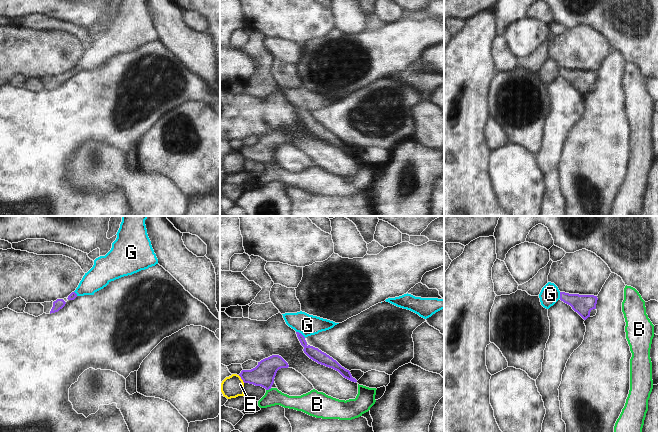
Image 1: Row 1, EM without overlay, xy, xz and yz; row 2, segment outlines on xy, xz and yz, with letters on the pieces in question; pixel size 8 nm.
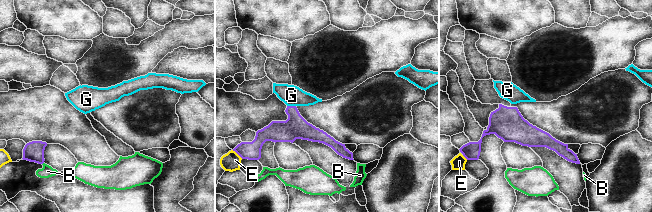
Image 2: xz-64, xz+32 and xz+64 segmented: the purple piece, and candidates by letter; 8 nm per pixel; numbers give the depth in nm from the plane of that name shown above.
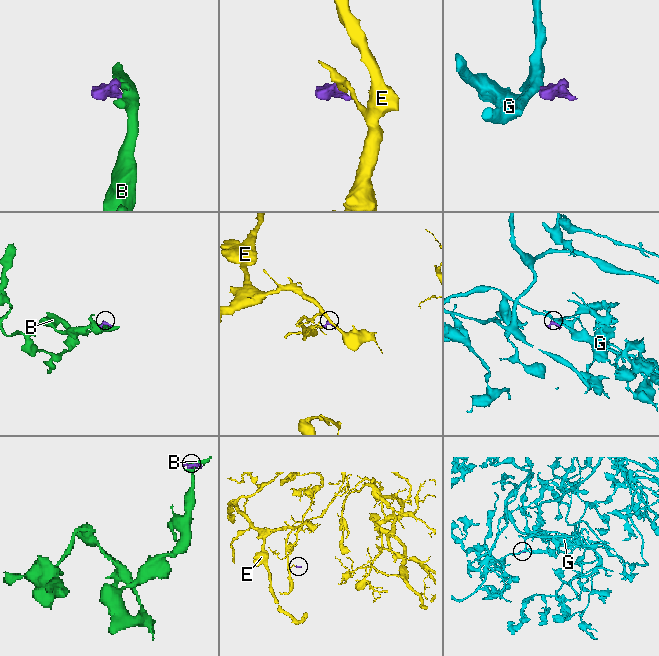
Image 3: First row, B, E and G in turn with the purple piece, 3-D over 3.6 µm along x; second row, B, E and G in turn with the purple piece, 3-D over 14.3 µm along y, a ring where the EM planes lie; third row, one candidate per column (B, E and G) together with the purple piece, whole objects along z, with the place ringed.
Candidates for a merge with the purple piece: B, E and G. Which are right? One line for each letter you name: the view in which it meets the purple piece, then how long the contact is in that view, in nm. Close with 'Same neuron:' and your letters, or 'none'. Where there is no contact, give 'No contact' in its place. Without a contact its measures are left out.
Same neuron: none.

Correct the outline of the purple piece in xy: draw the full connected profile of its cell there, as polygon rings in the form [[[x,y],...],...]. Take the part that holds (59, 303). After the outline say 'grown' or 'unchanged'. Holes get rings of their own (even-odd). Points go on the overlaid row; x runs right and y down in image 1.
[[[67,298],[64,299],[57,299],[56,301],[51,301],[51,302],[44,302],[41,303],[44,306],[44,313],[46,314],[51,314],[58,312],[60,309],[62,309],[66,302],[68,301]]]; grown

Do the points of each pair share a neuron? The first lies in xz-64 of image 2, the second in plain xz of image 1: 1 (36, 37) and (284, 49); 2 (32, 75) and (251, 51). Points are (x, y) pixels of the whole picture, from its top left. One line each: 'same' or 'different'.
1: different
2: different

